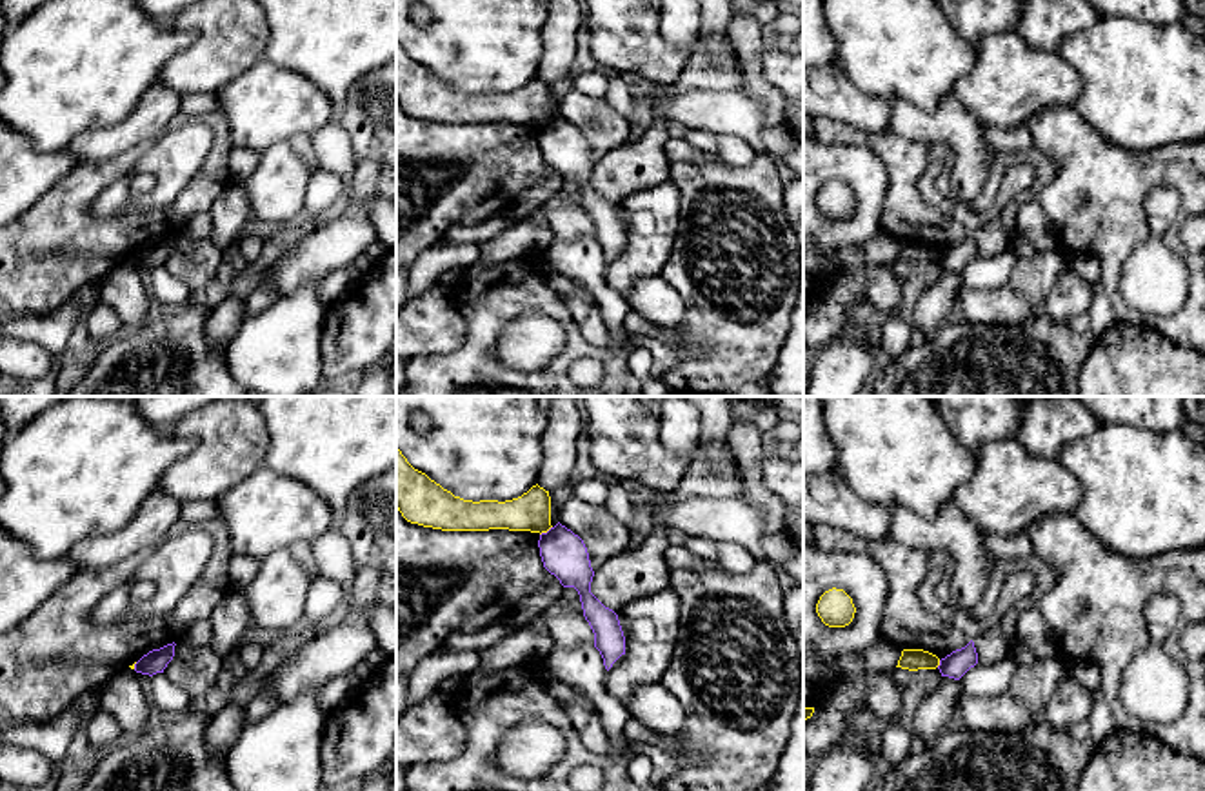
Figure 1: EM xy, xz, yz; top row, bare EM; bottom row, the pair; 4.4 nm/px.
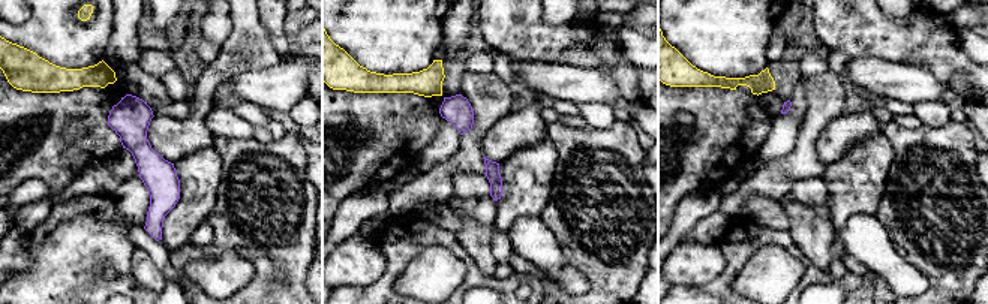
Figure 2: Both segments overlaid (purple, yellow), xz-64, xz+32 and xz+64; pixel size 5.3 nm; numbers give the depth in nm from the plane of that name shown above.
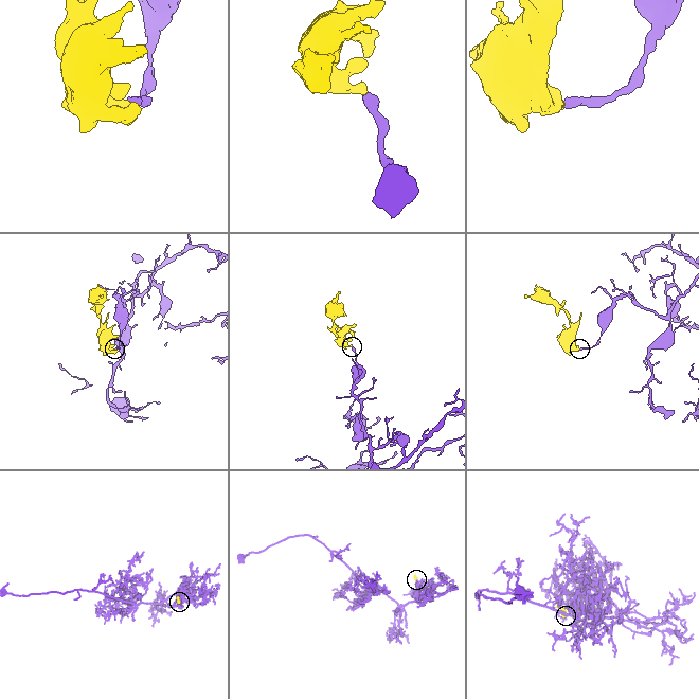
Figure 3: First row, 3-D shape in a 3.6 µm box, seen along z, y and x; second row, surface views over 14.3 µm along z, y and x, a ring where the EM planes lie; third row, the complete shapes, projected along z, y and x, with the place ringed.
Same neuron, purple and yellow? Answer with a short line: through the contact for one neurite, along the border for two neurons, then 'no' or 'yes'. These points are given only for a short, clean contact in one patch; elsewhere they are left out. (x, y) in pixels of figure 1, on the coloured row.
line xz (551, 526), (540, 535); no

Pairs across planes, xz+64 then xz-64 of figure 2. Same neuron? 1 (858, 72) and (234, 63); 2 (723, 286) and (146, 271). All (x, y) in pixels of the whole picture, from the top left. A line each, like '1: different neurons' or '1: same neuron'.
1: different neurons
2: different neurons

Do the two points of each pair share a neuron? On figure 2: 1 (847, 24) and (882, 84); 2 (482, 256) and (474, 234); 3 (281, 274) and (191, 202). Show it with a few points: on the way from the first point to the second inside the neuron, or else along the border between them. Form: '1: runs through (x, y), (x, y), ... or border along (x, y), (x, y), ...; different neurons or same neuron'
1: border along (850, 57), (880, 57), (901, 62); different neurons
2: runs through (480, 250), (476, 240); same neuron
3: border along (219, 183), (215, 207), (206, 219); different neurons

